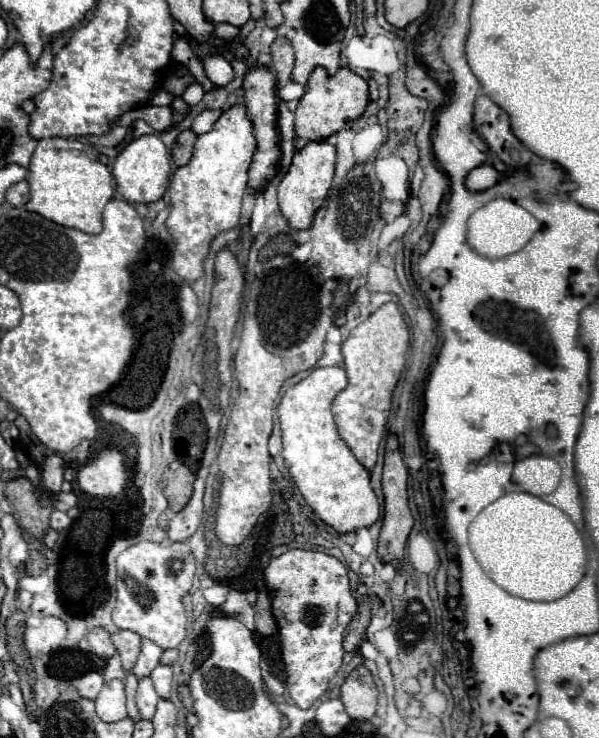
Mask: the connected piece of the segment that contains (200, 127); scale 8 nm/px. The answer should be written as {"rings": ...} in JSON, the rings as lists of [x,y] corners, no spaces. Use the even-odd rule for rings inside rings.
{"rings":[[[206,109],[206,111],[202,111],[202,113],[194,119],[194,123],[192,123],[192,131],[194,131],[196,135],[208,133],[208,131],[212,129],[212,125],[220,119],[220,115],[222,115],[220,109]]]}

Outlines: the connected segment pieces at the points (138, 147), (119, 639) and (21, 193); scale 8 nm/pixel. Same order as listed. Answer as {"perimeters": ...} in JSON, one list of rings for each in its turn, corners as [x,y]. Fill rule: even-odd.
{"perimeters":[[[[142,135],[130,141],[112,167],[112,175],[116,179],[116,191],[130,203],[154,203],[162,199],[170,185],[170,153],[158,135]]],[[[116,631],[112,635],[112,643],[116,645],[116,651],[122,659],[122,665],[126,671],[132,671],[136,659],[138,659],[138,653],[142,649],[142,637],[132,633],[132,631]]],[[[20,181],[16,185],[12,185],[8,191],[6,191],[6,201],[14,207],[22,207],[26,205],[30,199],[30,193],[28,193],[28,183],[26,181]]]]}

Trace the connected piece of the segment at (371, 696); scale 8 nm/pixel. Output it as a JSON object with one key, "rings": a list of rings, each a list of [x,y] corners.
{"rings":[[[360,665],[348,673],[344,685],[340,687],[340,699],[346,713],[356,721],[368,721],[376,713],[378,691],[370,671]]]}

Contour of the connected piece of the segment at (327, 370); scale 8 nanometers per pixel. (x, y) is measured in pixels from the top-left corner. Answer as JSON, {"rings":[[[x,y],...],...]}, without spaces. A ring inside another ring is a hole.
{"rings":[[[316,367],[306,379],[290,387],[278,405],[284,465],[312,511],[338,533],[370,527],[381,516],[380,504],[370,485],[370,473],[340,439],[330,411],[334,397],[346,385],[348,377],[344,367]]]}

